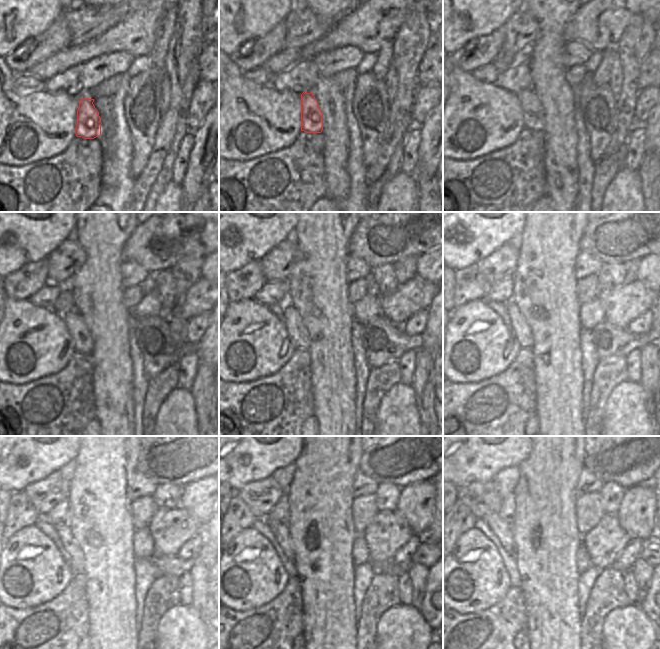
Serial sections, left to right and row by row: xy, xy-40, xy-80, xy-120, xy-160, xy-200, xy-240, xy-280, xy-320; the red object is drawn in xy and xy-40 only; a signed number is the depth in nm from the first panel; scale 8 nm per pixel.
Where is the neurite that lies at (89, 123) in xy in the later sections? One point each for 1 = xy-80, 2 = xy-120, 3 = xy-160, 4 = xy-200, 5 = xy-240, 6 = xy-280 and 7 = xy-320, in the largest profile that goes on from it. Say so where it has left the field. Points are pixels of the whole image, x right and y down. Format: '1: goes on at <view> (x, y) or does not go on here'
1: goes on at xy-80 (533, 116)
2: goes on at xy-120 (82, 341)
3: goes on at xy-160 (296, 328)
4: goes on at xy-200 (521, 331)
5: goes on at xy-240 (76, 561)
6: goes on at xy-280 (281, 532)
7: goes on at xy-320 (504, 531)

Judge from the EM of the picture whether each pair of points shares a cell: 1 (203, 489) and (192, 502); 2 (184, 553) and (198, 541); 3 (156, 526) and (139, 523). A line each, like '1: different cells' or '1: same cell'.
1: same cell
2: same cell
3: different cells

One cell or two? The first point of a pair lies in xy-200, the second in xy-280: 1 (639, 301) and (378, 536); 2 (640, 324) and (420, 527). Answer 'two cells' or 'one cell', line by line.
1: one cell
2: two cells

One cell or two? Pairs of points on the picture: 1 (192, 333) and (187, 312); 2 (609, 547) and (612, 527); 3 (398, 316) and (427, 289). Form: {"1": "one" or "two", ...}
{"1": "two", "2": "one", "3": "one"}

